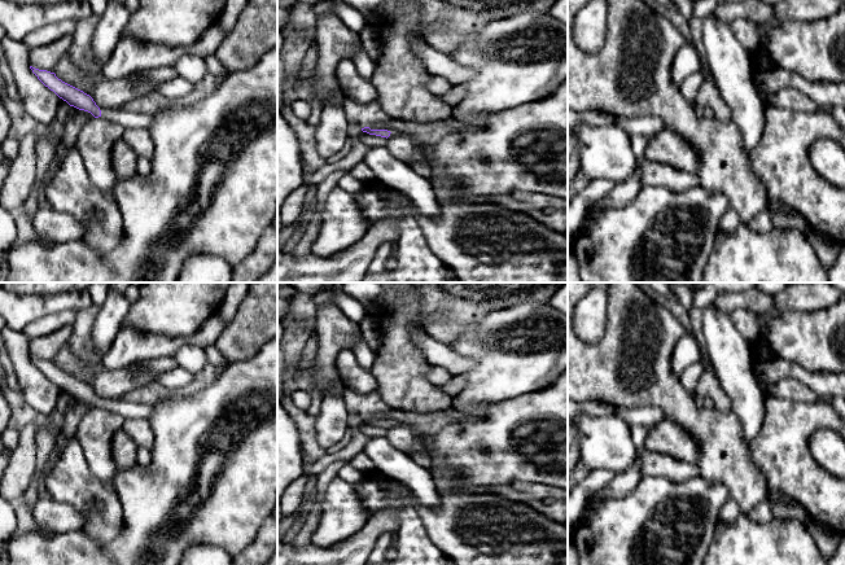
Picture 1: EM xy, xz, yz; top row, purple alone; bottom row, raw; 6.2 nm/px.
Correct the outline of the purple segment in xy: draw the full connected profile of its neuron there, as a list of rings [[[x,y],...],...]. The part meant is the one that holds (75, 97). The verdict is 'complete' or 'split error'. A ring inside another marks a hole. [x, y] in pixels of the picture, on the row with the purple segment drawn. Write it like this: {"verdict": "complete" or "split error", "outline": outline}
{"verdict": "split error", "outline": [[[30,66],[38,79],[53,91],[60,98],[70,106],[91,113],[95,118],[105,118],[122,124],[124,128],[150,130],[154,123],[152,114],[132,113],[128,110],[101,110],[93,98],[83,91],[62,82],[54,73],[39,70]]]}

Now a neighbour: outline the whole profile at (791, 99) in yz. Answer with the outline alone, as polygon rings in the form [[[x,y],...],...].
[[[781,88],[769,98],[766,105],[794,111],[815,111],[815,102],[804,92],[793,88]]]

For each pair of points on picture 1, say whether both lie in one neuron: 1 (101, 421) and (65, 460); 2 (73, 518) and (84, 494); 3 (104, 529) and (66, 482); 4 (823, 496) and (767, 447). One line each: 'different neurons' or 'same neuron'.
1: different neurons
2: different neurons
3: same neuron
4: same neuron

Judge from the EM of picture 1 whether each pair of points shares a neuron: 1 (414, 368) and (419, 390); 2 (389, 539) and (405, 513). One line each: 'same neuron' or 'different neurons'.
1: same neuron
2: same neuron

